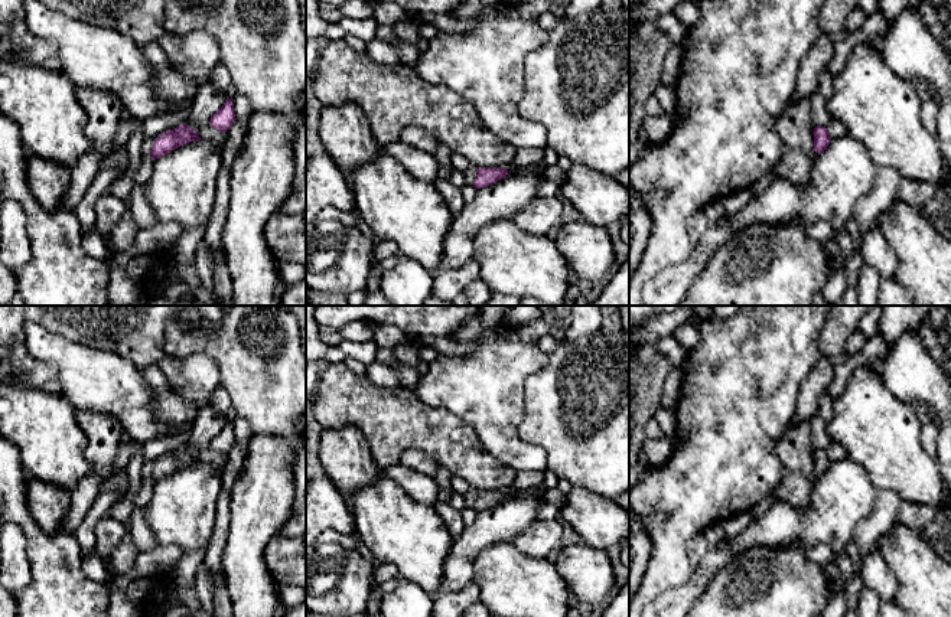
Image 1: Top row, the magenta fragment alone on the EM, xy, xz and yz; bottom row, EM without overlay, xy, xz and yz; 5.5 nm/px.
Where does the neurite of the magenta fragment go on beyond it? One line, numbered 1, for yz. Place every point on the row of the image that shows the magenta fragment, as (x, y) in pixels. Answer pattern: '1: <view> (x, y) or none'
1: none

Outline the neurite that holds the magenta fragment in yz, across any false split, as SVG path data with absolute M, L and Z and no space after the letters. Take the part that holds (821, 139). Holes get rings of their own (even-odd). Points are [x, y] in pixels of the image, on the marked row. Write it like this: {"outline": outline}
{"outline": "M817 125L814 128L814 150L815 153L821 153L828 147L831 137L825 127Z"}

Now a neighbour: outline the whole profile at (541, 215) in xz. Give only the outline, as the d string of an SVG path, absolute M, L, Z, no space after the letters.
M558 196L535 197L514 216L515 223L531 235L547 236L560 226L563 200Z

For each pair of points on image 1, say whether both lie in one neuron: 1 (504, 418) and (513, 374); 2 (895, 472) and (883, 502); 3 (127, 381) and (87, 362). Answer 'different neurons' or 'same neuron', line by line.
1: same neuron
2: different neurons
3: same neuron

